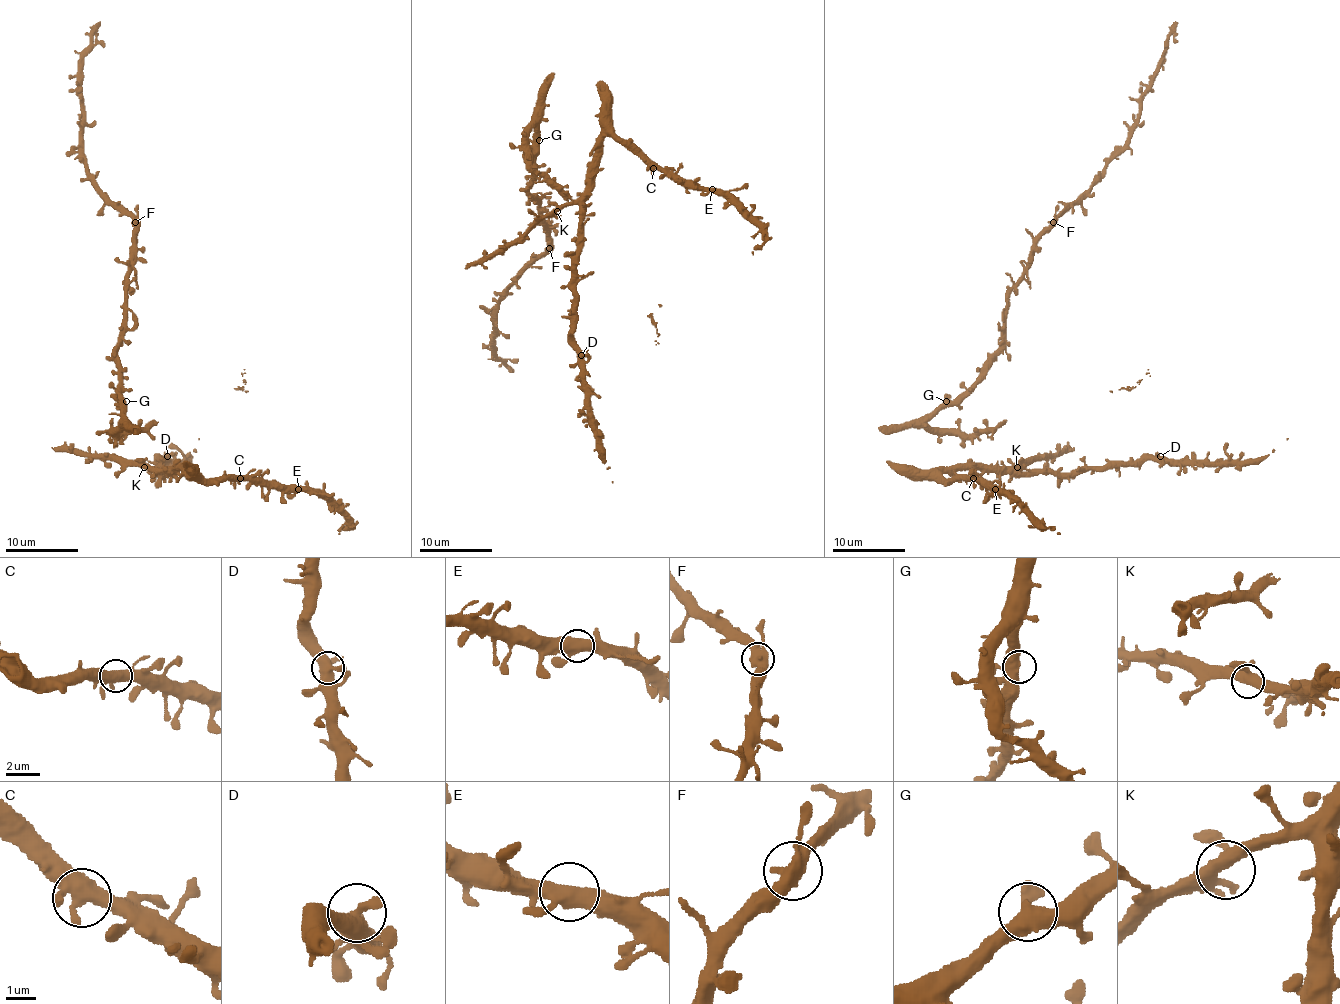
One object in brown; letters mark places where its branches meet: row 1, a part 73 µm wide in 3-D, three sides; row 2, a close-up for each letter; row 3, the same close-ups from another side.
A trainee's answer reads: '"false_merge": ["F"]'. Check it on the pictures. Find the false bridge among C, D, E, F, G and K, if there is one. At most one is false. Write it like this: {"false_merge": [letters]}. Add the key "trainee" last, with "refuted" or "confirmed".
{"false_merge": [], "trainee": "refuted"}

